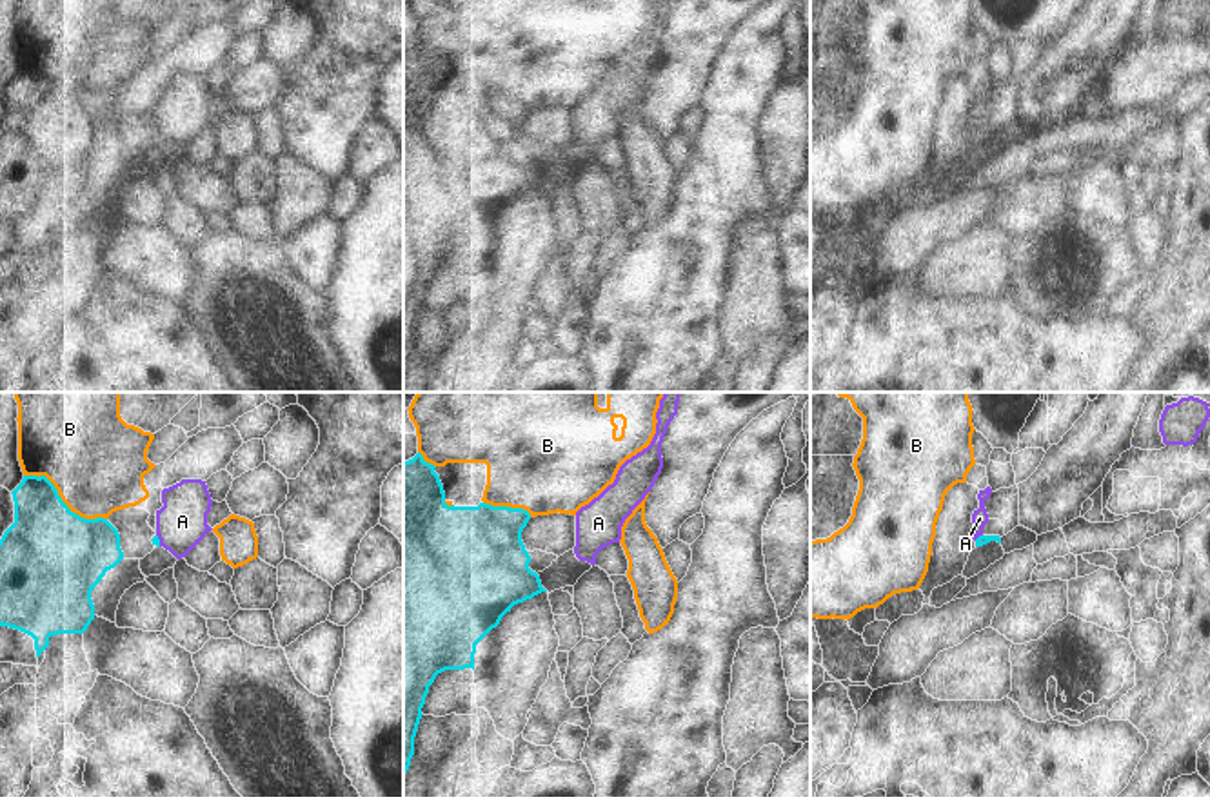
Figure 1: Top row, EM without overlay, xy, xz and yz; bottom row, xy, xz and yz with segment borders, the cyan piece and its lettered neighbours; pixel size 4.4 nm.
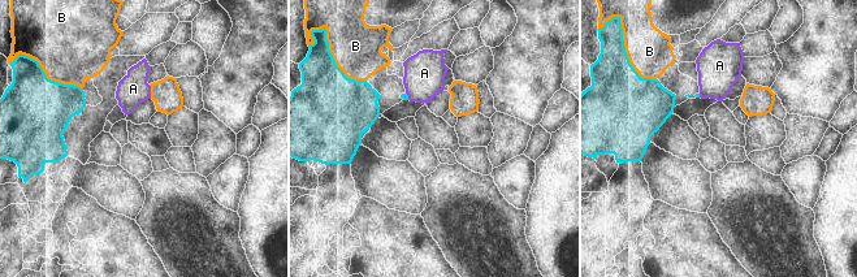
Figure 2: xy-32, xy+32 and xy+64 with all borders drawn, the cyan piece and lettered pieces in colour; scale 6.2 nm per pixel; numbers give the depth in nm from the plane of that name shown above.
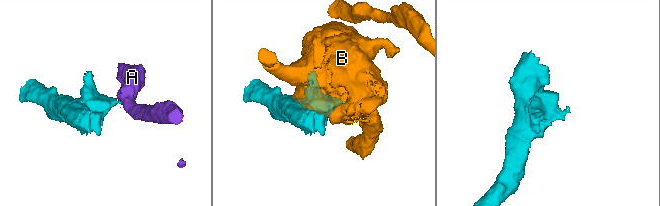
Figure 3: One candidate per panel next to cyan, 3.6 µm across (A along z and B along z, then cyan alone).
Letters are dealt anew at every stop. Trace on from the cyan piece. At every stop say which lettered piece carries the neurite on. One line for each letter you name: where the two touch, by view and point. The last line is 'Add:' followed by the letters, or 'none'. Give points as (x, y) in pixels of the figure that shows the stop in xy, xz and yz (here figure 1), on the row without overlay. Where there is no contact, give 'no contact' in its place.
Add: none

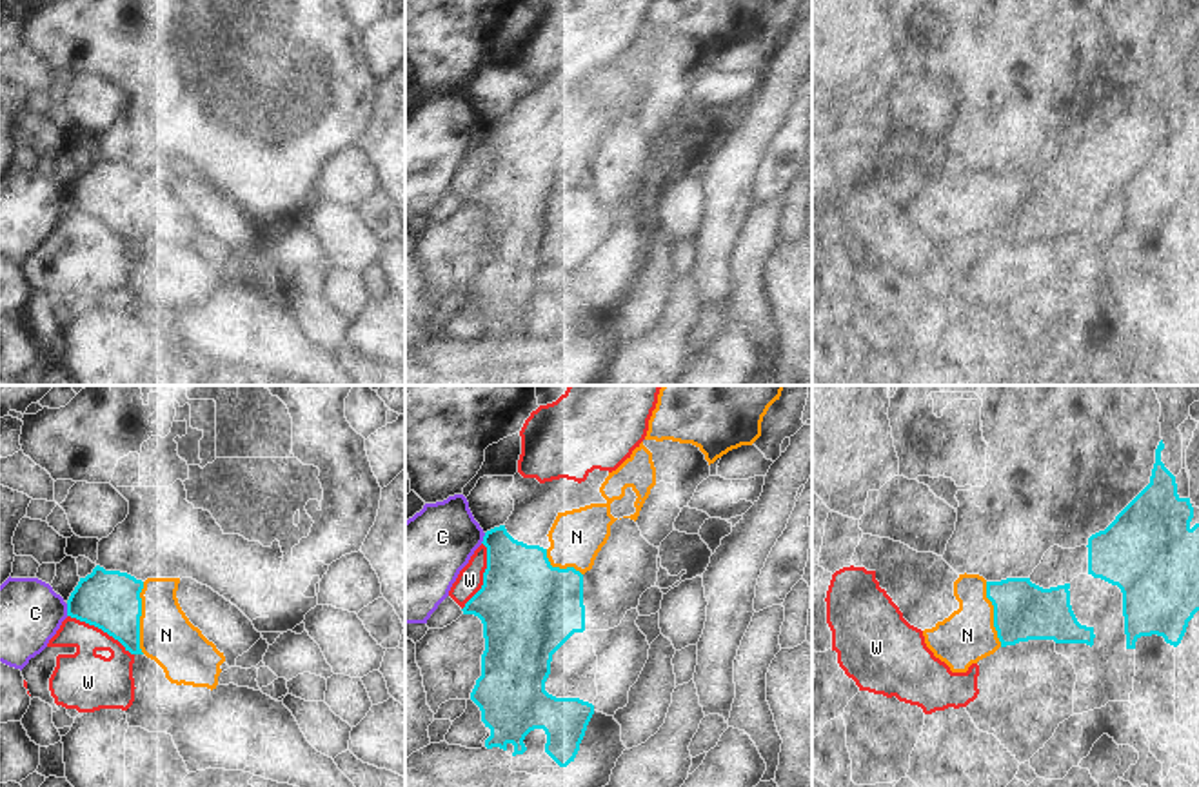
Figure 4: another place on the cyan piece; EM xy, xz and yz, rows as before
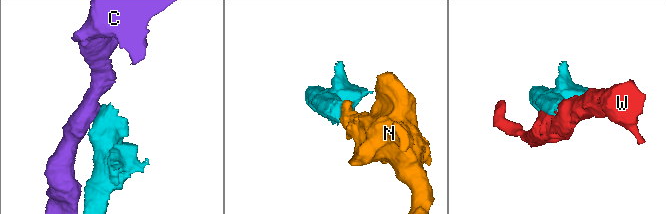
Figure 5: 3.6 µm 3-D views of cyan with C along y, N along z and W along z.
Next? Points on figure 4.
N: contact xy (138, 211)
Add: N

